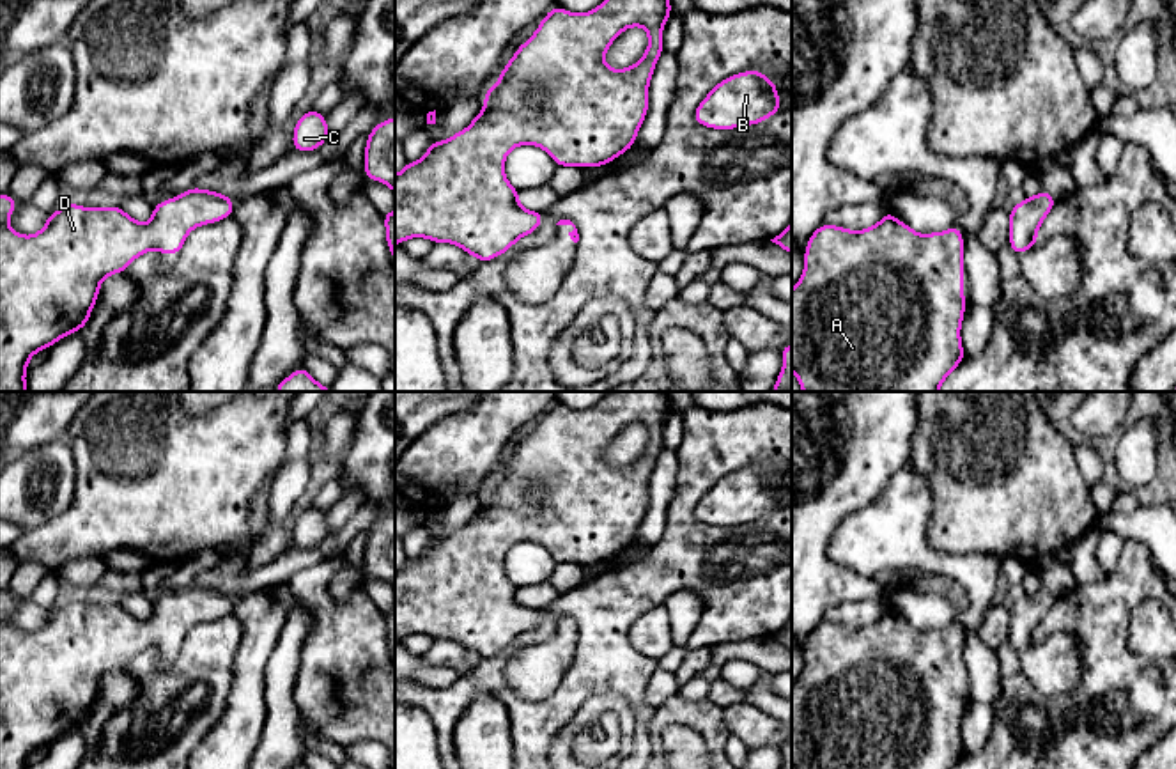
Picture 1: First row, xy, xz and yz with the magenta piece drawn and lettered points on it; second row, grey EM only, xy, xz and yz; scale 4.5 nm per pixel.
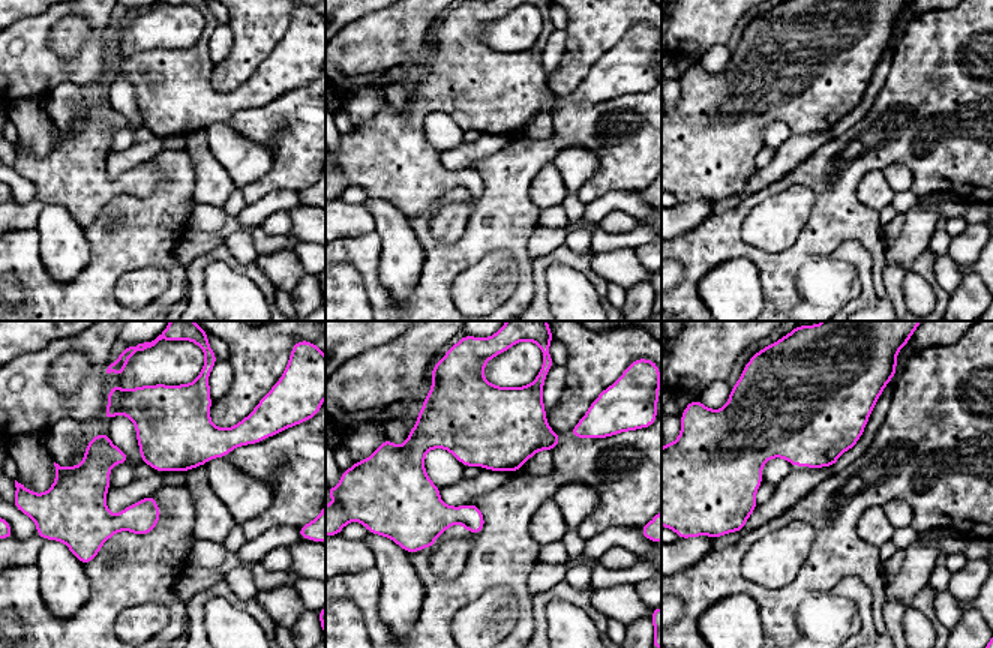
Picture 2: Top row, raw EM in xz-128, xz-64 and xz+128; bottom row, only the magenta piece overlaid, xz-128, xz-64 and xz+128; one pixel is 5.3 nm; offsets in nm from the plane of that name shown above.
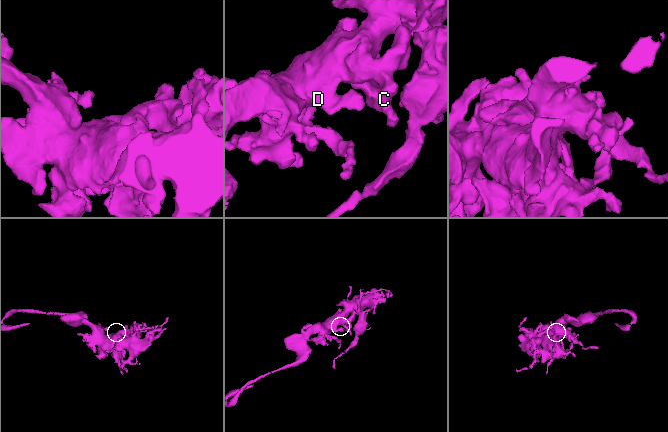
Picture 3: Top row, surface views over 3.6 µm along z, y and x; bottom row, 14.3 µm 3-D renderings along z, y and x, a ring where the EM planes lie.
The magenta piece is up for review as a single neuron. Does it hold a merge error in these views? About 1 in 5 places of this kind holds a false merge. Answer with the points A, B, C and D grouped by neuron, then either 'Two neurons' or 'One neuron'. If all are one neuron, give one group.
Groups: A B C D. One neuron

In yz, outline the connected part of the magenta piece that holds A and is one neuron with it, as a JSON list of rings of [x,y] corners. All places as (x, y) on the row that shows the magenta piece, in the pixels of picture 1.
[[[887,211],[880,221],[864,230],[824,223],[806,243],[804,271],[792,289],[792,372],[802,392],[939,392],[944,379],[965,358],[960,328],[965,314],[963,296],[963,237],[960,227],[944,232],[919,234]]]

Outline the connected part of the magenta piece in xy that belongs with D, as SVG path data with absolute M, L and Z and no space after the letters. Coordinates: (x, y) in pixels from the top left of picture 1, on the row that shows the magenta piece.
M190 188L154 206L147 223L133 220L120 206L83 207L66 202L48 214L37 234L23 236L9 227L9 216L18 207L11 193L0 193L0 392L28 392L28 360L60 338L81 331L108 275L124 273L135 259L151 250L179 255L193 229L234 214L228 195Z

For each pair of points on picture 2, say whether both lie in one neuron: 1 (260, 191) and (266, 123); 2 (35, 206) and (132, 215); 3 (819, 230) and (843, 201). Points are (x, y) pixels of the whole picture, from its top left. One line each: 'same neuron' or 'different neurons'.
1: same neuron
2: different neurons
3: same neuron

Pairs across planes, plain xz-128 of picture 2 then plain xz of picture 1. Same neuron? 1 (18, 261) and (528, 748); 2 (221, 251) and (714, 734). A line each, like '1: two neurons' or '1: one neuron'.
1: one neuron
2: one neuron

